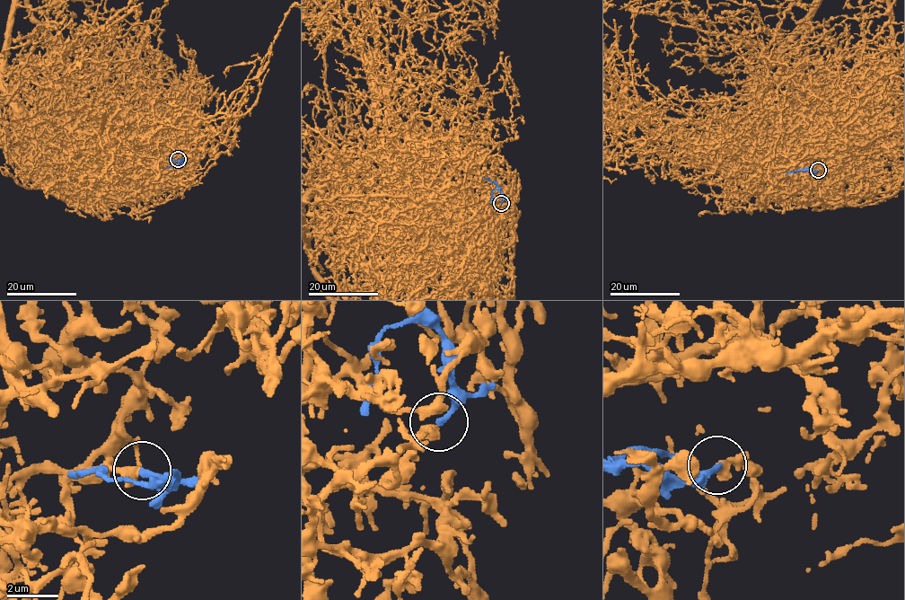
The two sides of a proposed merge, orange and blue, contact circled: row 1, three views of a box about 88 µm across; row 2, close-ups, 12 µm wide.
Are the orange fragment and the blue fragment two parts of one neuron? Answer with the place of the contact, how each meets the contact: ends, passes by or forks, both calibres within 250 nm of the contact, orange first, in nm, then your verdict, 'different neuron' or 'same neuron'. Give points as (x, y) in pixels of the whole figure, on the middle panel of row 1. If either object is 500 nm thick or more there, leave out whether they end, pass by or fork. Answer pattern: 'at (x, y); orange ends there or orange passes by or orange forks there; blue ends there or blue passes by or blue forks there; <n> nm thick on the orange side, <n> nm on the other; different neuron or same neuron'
at (501, 203); orange ends there; blue ends there; 420 nm thick on the orange side, 240 nm on the other; same neuron

